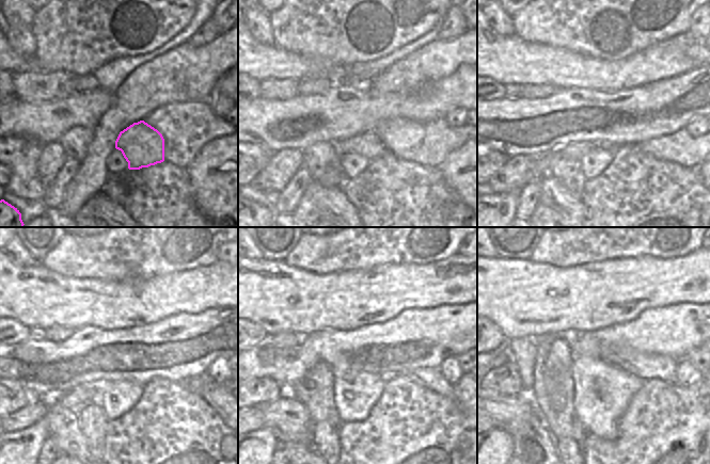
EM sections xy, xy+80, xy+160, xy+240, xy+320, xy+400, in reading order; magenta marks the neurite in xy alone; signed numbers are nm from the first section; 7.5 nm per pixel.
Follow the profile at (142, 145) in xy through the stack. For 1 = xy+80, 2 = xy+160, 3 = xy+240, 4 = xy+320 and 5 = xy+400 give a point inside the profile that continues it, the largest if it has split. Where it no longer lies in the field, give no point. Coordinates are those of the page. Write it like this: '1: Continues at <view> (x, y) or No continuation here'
1: Continues at xy+80 (368, 144)
2: Continues at xy+160 (542, 162)
3: Continues at xy+240 (26, 444)
4: Continues at xy+320 (262, 444)
5: Continues at xy+400 (499, 444)

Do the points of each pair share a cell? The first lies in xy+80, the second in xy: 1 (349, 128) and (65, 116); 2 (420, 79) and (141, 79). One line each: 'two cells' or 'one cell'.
1: one cell
2: one cell

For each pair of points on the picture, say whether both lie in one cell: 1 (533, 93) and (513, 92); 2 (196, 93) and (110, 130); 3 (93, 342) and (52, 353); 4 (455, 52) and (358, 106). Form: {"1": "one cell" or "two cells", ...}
{"1": "one cell", "2": "one cell", "3": "one cell", "4": "two cells"}

